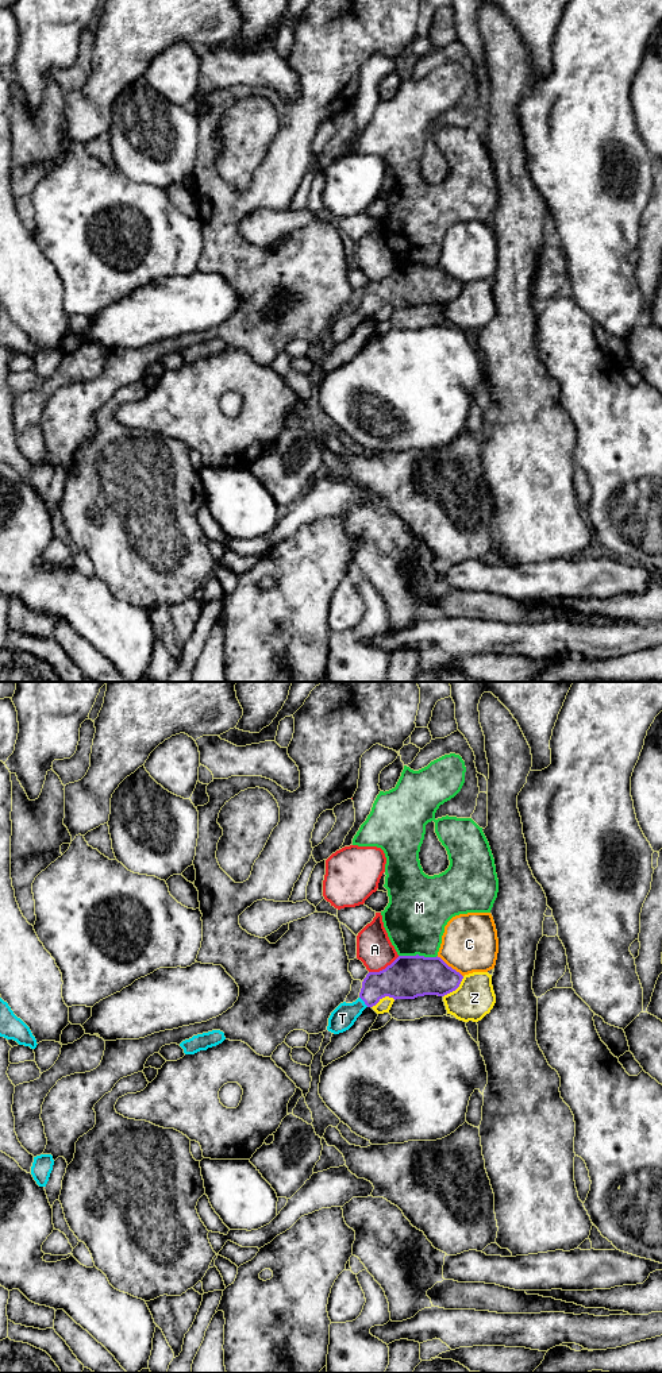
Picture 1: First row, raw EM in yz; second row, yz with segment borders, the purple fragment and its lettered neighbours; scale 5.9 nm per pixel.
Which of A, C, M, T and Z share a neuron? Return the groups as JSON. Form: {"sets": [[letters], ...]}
{"sets": [["A"], ["C"], ["M"], ["T"], ["Z"]]}

